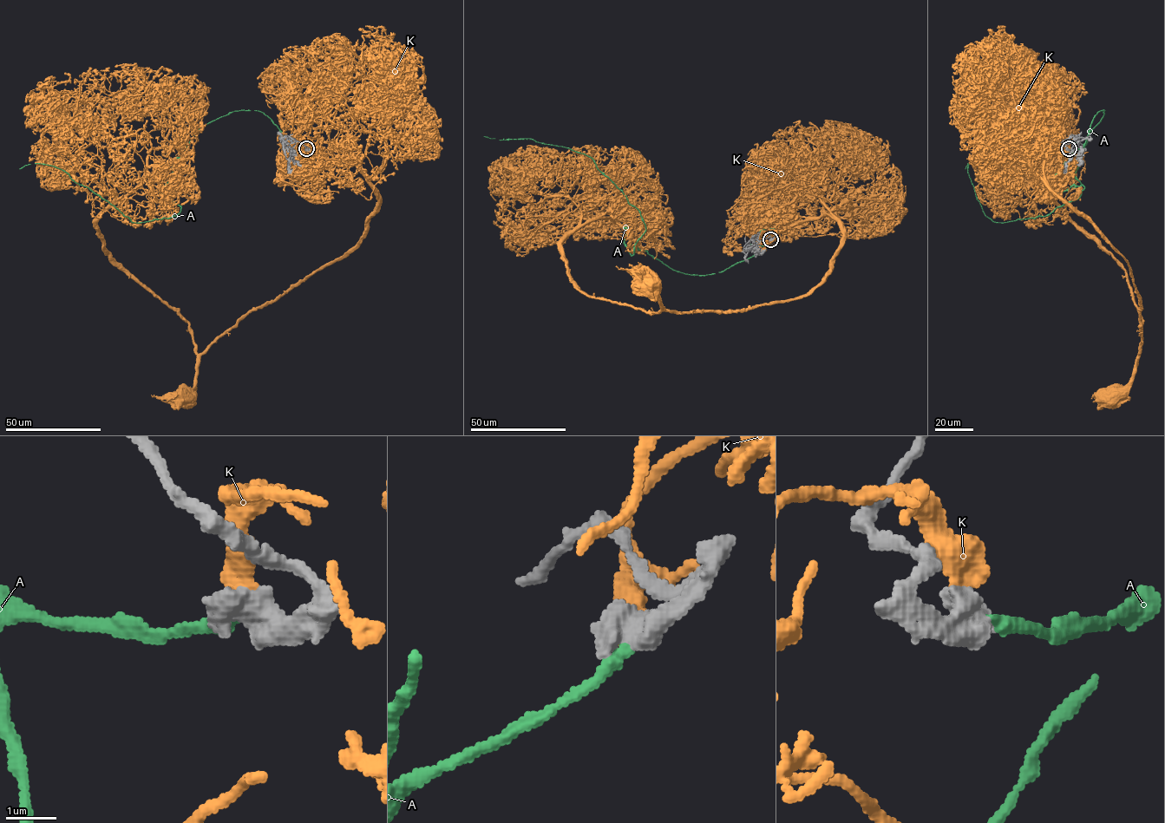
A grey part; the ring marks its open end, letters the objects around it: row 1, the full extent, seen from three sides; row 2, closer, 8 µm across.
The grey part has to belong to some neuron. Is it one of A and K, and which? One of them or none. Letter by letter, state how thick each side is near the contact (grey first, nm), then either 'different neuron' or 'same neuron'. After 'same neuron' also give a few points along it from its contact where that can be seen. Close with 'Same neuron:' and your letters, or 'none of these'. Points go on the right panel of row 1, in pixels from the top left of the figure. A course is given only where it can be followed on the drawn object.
A: 650 nm thick on the grey side, 240 nm on the other; different neuron
K: 650 nm thick on the grey side, 500 nm on the other; same neuron; it runs (1068, 148), (1057, 151), (1053, 140), (1046, 183), (1127, 261), (1139, 300), (1141, 353), (1130, 386), (1115, 400)
Same neuron: K

